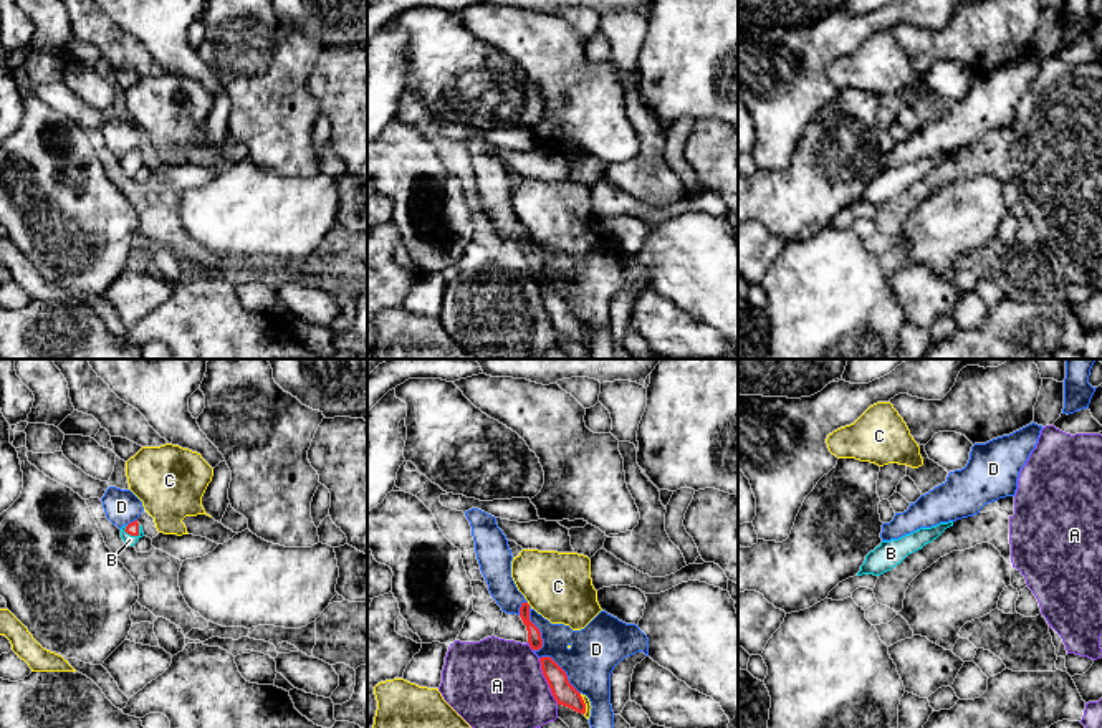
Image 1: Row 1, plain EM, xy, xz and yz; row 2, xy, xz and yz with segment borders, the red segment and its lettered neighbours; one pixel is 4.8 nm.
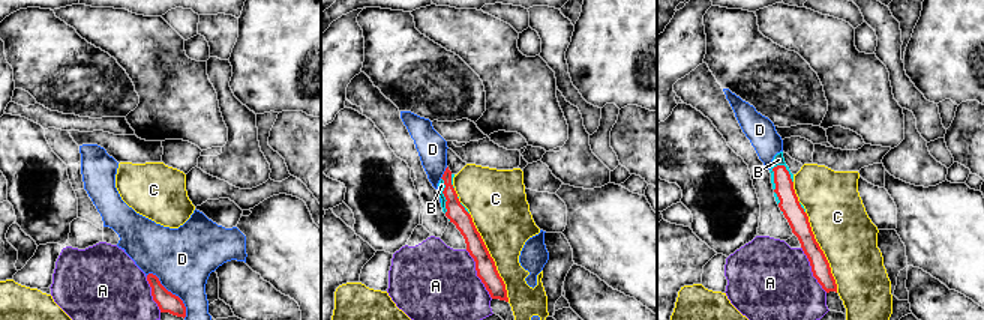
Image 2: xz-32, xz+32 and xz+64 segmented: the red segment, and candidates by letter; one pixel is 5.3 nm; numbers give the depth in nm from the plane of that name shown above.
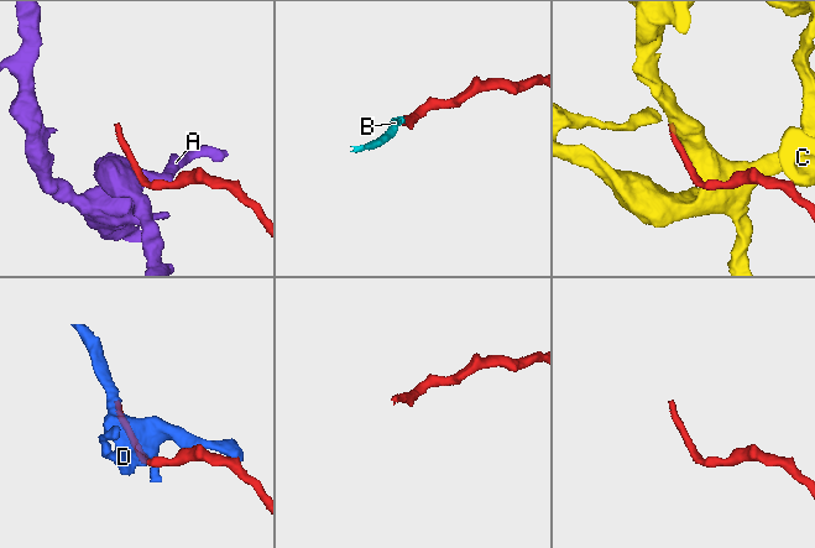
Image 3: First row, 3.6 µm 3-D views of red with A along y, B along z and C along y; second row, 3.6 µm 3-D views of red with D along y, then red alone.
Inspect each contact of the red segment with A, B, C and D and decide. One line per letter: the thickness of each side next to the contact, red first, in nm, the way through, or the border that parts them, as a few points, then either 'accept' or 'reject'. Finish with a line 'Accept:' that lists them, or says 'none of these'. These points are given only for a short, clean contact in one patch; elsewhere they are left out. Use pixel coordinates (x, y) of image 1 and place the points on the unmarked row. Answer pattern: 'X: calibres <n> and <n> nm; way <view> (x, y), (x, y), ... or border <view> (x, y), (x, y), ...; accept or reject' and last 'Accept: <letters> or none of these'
A: calibres 110 and 460 nm; border xz (538, 288), (541, 303), (558, 333); reject
B: calibres 60 and 50 nm; way xy (133, 158), (134, 164), (129, 169); accept
C: calibres 110 and 30 nm; reject
D: calibres 70 and 160 nm; reject
Accept: B

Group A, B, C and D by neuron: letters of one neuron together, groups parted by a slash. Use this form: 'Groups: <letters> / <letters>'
Groups: A / B / C / D

